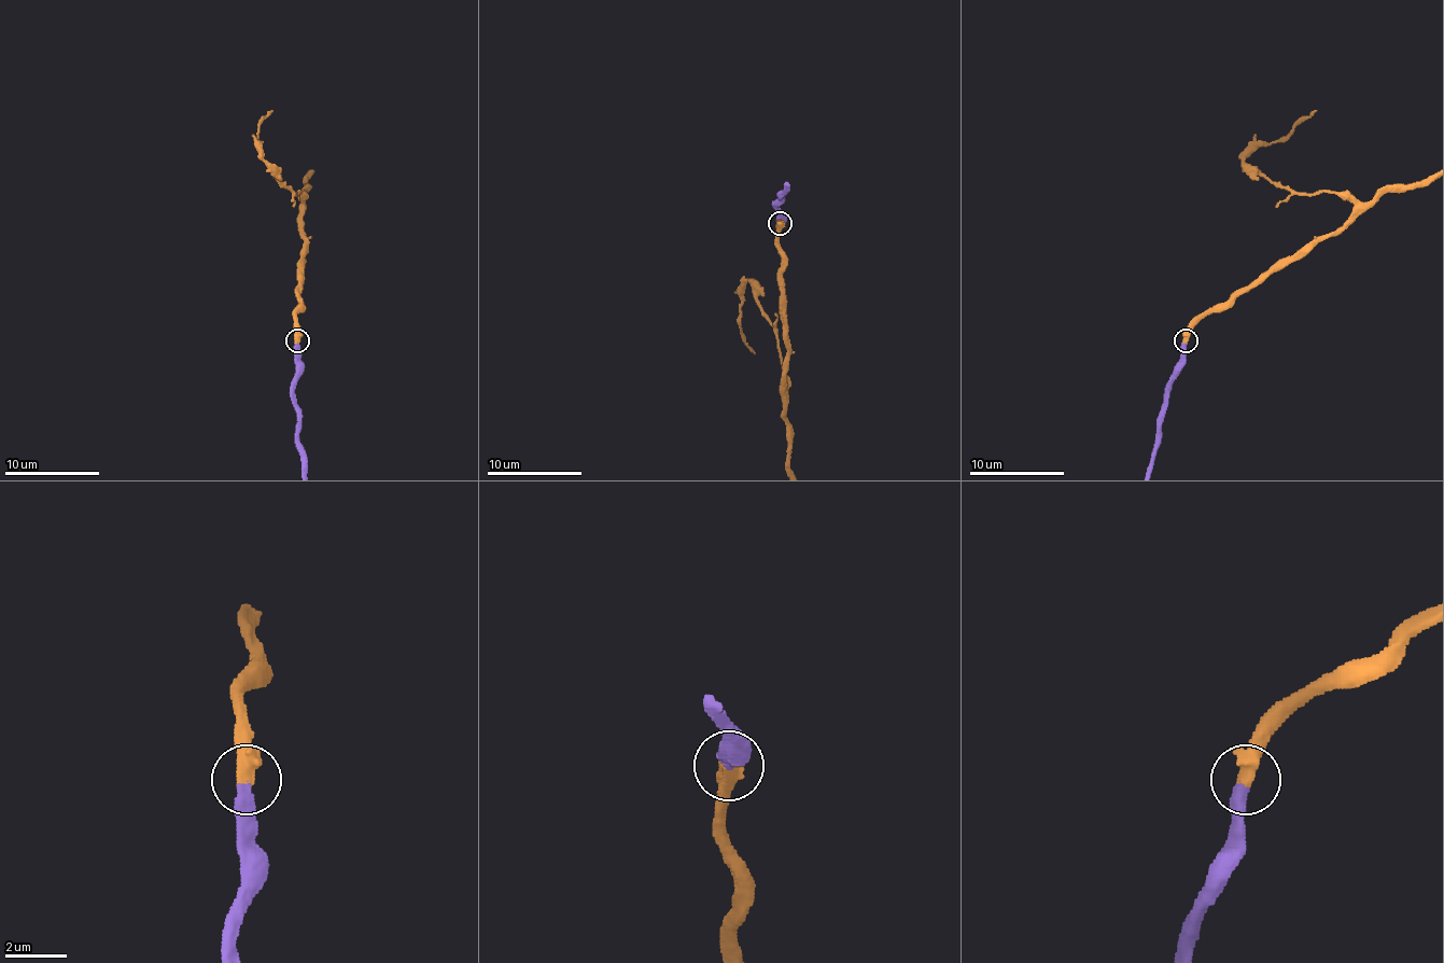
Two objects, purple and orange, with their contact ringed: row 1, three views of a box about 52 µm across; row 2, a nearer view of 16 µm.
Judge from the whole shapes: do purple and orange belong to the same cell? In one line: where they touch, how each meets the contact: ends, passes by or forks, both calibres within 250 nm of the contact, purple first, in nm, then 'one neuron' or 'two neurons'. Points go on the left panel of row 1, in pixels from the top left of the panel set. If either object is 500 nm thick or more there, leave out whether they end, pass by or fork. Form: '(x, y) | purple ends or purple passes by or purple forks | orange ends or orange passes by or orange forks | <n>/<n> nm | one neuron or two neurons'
(297, 340) | 360/550 nm | one neuron

